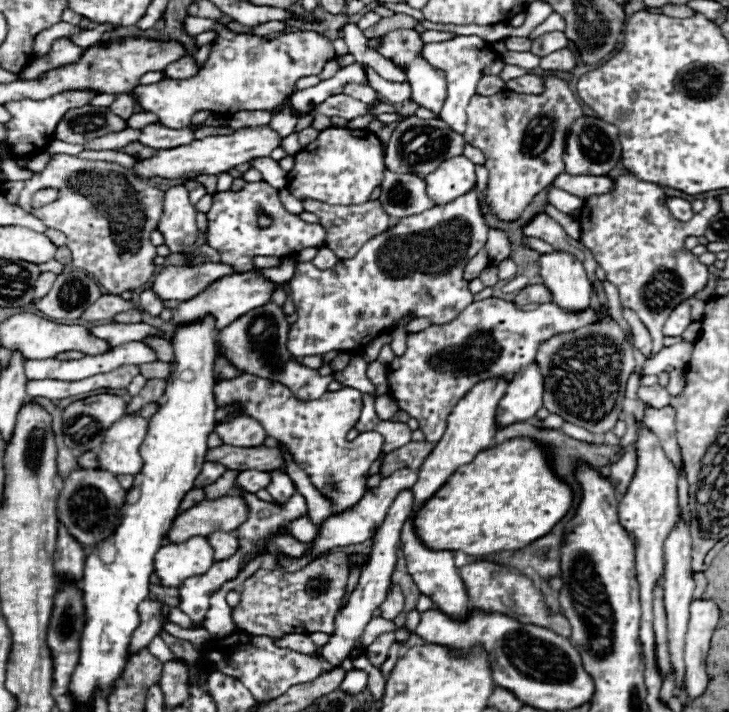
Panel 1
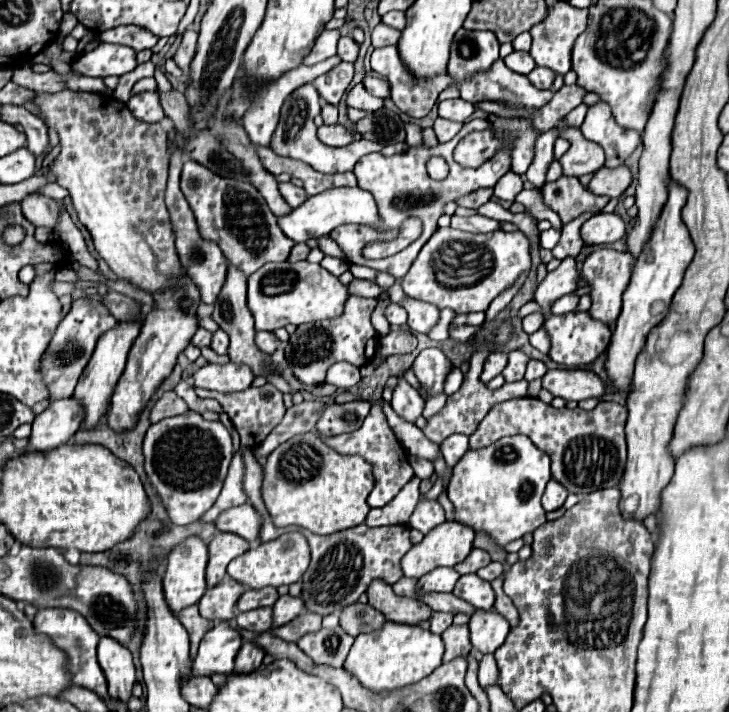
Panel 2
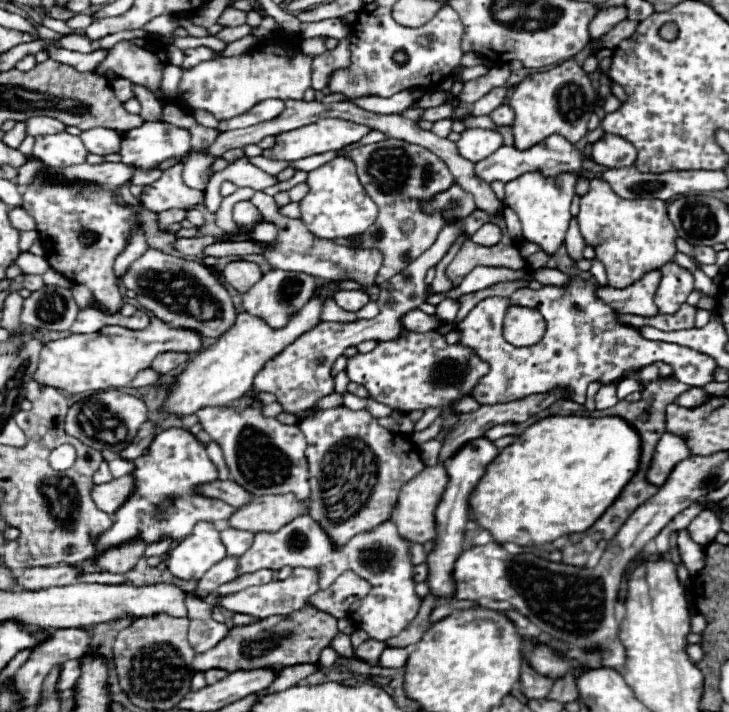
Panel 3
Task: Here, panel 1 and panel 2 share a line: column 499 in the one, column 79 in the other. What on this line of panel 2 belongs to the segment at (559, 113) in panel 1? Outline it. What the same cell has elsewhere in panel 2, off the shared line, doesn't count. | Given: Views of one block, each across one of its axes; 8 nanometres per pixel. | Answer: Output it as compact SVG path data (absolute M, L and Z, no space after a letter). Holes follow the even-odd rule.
M62 90L56 94L38 94L34 104L40 108L40 118L46 122L46 126L54 126L60 136L62 152L52 162L52 172L58 176L58 184L68 188L78 218L92 234L98 254L120 280L126 280L150 294L170 290L172 278L182 276L182 268L174 250L174 234L168 210L164 206L168 144L162 124L146 124L136 120L126 104L104 94Z

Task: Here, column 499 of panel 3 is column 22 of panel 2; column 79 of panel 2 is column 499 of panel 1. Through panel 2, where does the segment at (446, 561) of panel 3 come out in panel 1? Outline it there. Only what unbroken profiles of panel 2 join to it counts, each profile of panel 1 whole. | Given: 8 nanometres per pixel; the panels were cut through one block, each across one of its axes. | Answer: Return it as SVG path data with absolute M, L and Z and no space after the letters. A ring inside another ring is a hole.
M532 362L520 372L516 372L514 380L508 384L506 394L498 402L496 426L506 428L516 422L526 422L536 416L542 408L544 396L544 380L540 368Z

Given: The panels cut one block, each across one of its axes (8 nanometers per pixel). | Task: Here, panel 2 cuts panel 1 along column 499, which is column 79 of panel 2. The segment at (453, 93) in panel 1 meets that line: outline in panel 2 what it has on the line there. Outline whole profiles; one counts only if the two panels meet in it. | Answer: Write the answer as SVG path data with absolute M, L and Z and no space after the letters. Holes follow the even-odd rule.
M100 42L94 50L80 54L72 68L84 76L122 76L138 66L136 52L124 44Z

